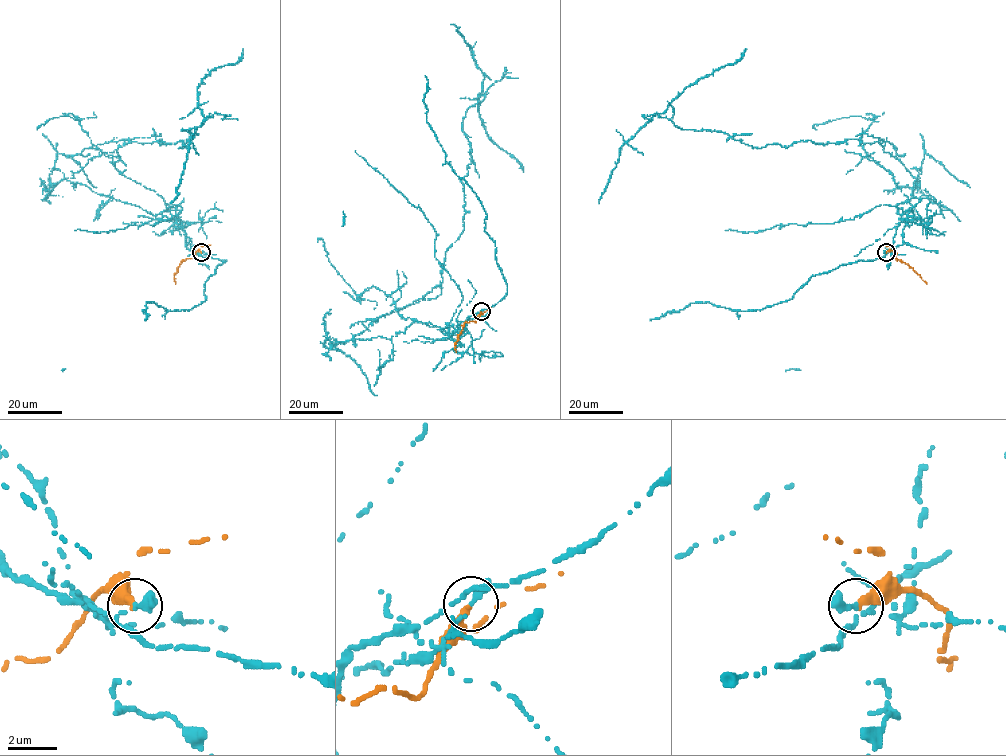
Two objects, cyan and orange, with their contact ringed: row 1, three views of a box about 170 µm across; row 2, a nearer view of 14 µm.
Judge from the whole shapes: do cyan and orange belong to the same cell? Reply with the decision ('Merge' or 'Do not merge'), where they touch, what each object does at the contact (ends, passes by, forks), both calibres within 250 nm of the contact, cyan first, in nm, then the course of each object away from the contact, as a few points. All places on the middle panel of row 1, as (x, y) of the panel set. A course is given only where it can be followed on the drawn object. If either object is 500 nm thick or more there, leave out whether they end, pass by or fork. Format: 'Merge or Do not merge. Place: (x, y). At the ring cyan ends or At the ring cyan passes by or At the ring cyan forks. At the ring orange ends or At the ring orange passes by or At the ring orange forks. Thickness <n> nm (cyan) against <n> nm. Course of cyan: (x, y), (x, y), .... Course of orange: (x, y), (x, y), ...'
Do not merge. Place: (481, 311). At the ring cyan passes by. At the ring orange ends. Thickness 240 nm (cyan) against 340 nm. Course of cyan: (481, 311), (346, 341), (441, 284), (486, 76), (485, 133), (523, 172). Course of orange: (481, 312), (476, 321), (464, 324), (455, 344), (455, 352)

